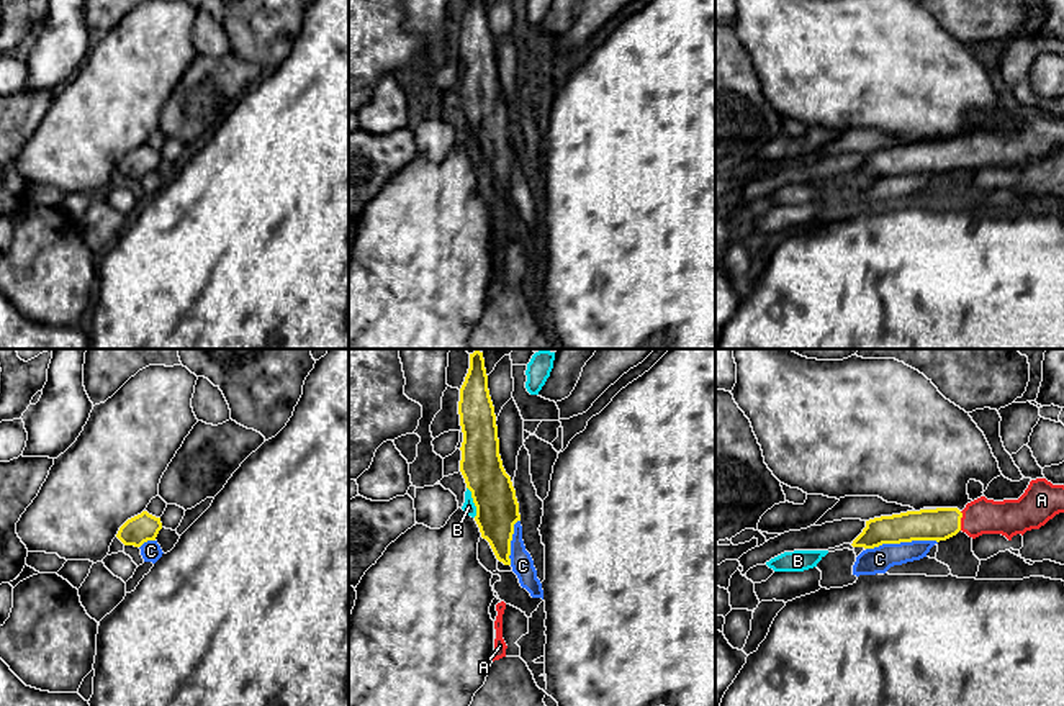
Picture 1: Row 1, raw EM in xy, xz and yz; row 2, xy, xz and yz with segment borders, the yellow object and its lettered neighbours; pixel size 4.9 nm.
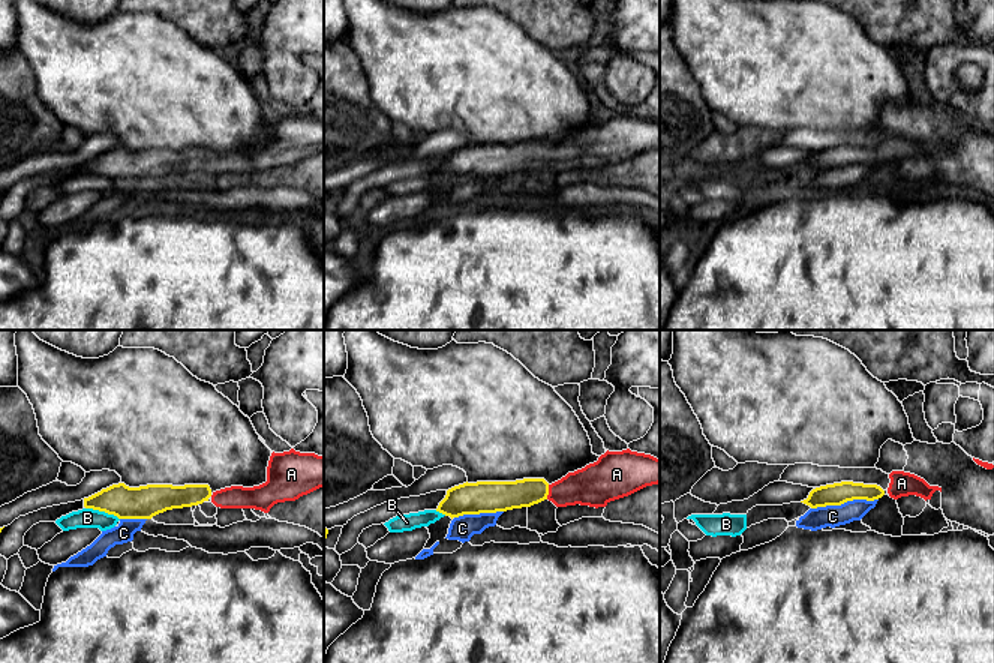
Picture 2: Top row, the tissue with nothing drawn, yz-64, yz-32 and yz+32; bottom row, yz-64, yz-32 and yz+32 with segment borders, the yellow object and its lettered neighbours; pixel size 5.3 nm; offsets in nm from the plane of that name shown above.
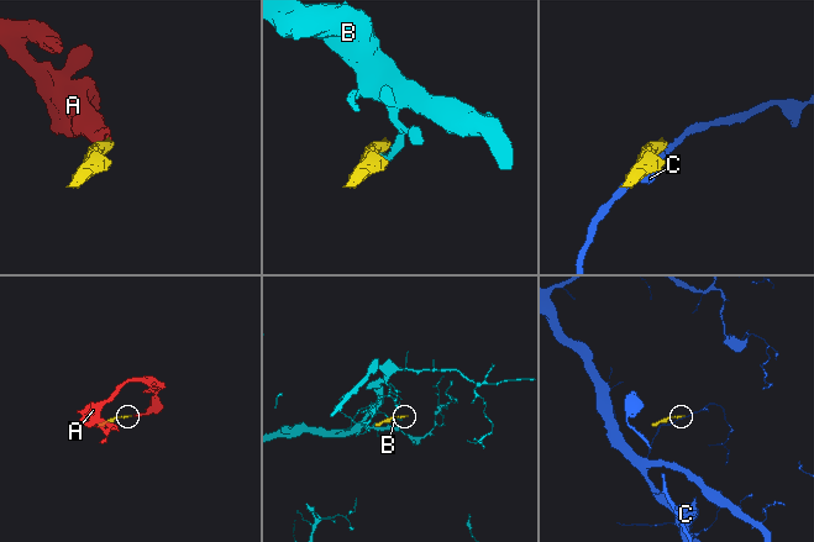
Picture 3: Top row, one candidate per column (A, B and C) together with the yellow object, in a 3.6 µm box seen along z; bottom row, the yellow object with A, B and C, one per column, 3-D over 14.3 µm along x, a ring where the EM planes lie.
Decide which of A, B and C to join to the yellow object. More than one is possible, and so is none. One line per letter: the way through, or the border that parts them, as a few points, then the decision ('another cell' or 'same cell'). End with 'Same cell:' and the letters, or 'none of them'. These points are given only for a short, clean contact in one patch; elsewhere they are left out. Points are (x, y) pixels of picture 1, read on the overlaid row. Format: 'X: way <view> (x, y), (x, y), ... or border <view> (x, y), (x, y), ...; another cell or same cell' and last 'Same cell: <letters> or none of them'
A: way yz (937, 524), (960, 521), (1009, 518); same cell
B: border xz (467, 487), (475, 506), (475, 516); another cell
C: another cell
Same cell: A

